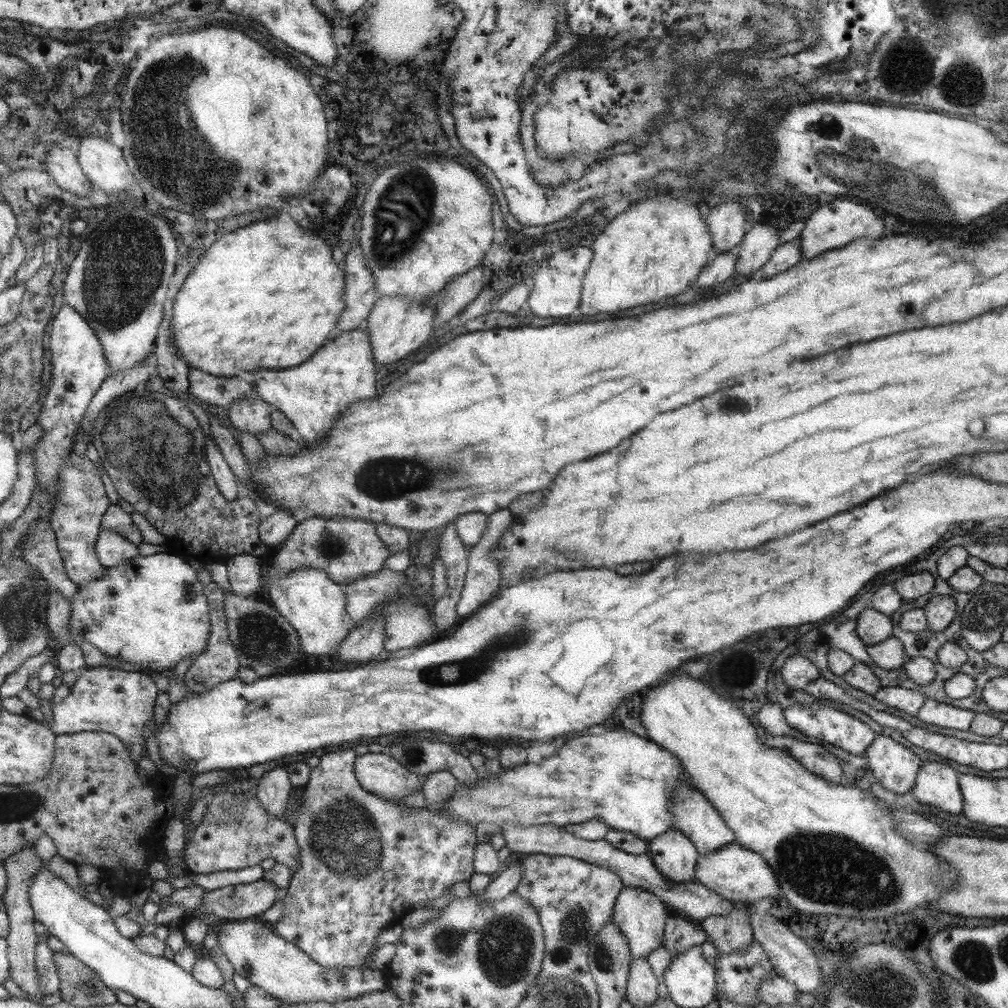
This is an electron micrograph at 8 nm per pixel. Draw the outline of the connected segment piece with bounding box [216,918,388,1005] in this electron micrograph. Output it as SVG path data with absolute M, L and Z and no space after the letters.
M258 918L227 920L216 933L218 946L235 967L236 973L282 1003L337 1003L388 988L384 971L370 966L325 968L298 945L279 936L272 925Z

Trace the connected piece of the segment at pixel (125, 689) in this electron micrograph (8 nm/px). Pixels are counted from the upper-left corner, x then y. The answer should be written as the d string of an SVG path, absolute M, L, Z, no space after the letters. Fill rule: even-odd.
M99 666L85 669L72 686L69 695L52 707L51 724L47 726L55 735L75 735L83 732L109 732L117 736L128 748L135 762L145 755L145 740L154 720L157 690L153 678L139 671L120 670Z

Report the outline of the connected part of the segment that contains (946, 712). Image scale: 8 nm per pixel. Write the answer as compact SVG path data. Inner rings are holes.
M927 698L919 708L916 718L925 724L935 725L939 728L967 732L974 714L974 711L962 710L932 698Z

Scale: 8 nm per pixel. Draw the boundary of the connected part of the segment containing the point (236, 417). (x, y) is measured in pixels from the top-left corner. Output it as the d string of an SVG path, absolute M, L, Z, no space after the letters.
M255 396L233 404L228 416L235 429L250 432L258 438L259 435L273 429L272 409L273 406L266 400Z

